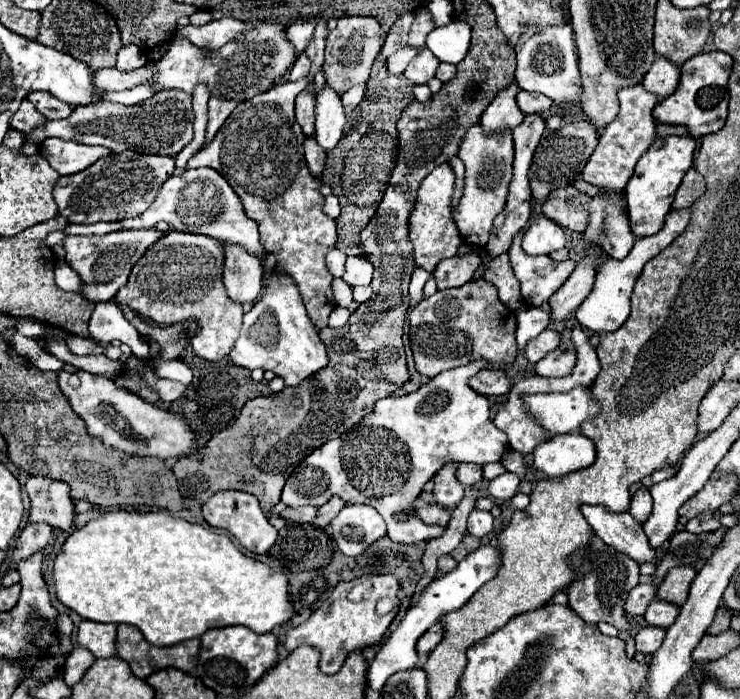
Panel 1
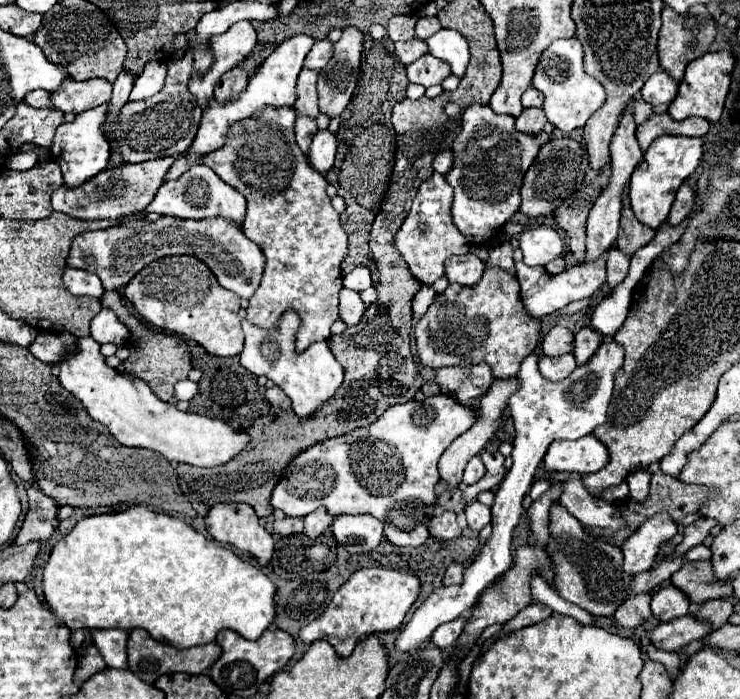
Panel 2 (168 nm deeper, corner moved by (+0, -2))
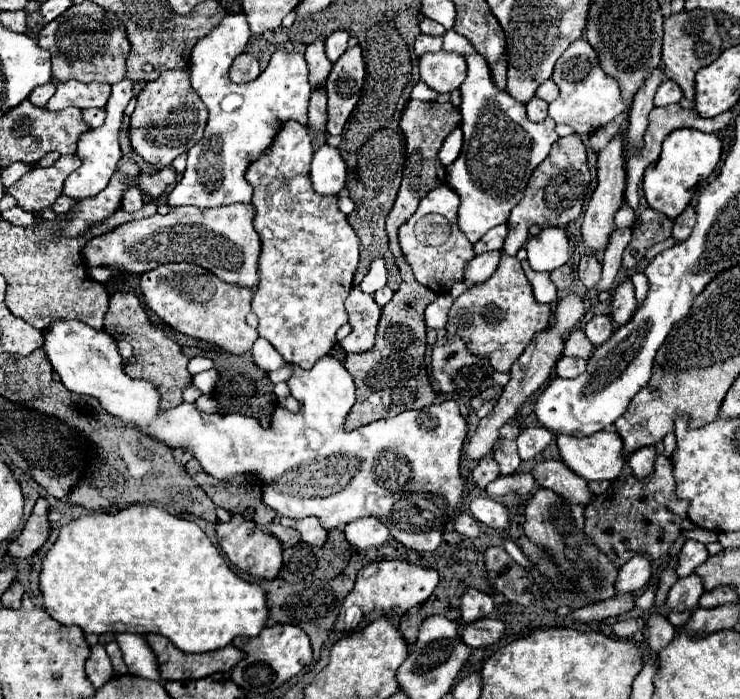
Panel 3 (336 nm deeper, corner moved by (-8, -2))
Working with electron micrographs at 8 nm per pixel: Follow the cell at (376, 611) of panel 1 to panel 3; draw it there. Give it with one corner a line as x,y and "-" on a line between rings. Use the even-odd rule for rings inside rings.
379,561
369,563
357,573
357,581
353,591
343,601
337,623
336,632
352,631
371,611
387,611
395,617
405,615
413,607
421,607
437,587
439,575
433,569
423,569
405,561
-
362,618
362,619
361,619

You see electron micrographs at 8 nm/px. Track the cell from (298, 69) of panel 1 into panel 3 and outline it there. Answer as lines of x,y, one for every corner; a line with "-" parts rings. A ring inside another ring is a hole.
335,31
333,35
329,35
325,39
325,53
327,53
327,59
331,63
335,63
345,53
347,41
349,41
349,33
347,31

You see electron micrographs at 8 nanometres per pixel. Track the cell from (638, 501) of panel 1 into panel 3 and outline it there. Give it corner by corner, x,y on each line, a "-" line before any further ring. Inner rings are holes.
643,447
641,451
635,451
633,455
629,455
627,463
631,467
633,477
647,479
655,467
655,455
657,455
655,447

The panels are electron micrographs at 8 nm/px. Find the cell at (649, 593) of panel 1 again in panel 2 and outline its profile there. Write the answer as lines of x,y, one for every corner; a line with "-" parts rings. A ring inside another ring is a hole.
649,593
635,595
635,597
627,599
623,605
617,607
613,619
615,619
621,627
625,627
625,629
635,629
635,627
647,623
647,619
651,617
649,601
651,601
651,595
649,595

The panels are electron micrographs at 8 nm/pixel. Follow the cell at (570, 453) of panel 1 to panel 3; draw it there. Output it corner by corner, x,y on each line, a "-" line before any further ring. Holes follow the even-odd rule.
611,429
591,437
561,435
557,447
561,461
587,481
617,479
625,467
623,441

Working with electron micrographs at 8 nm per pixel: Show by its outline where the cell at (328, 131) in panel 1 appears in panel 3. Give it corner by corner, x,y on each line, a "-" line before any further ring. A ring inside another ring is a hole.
323,143
311,161
311,183
321,195
337,195
345,185
345,161
337,147

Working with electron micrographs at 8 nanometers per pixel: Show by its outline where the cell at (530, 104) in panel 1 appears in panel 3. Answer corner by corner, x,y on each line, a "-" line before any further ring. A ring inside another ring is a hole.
547,79
543,85
539,85
539,89
537,89
537,93
535,93
539,99
543,99
543,101
547,101
547,103
551,103
551,101
555,101
557,99
557,95
559,95
559,89
557,89
557,85
551,81
551,79

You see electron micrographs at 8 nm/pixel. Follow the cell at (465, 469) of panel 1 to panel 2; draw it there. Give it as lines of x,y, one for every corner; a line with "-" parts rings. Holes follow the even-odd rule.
477,455
477,457
473,457
473,459
467,463
467,467
465,467
465,475
463,475
463,481
465,481
467,485
473,485
473,483
477,483
483,475
485,475
485,465
483,465
481,457

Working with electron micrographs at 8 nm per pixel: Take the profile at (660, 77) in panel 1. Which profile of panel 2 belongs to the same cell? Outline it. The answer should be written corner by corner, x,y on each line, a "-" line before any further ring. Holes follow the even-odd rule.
657,71
647,79
647,83
641,89
641,95
649,105
661,109
675,99
677,83
665,71

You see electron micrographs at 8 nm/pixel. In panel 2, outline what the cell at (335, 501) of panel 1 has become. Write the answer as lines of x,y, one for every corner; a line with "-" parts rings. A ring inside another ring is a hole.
321,507
321,509
305,515
305,517
303,517
303,523
305,523
303,533
305,533
309,539
317,539
317,537
333,523
333,517

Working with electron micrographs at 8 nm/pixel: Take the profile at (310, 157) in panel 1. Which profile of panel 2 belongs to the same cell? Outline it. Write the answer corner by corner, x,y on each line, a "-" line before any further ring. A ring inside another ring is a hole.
297,115
297,119
295,119
295,139
297,139
297,145
305,153
309,151
309,145
311,145
311,139
313,139
315,133
317,133
317,121
309,119
307,115

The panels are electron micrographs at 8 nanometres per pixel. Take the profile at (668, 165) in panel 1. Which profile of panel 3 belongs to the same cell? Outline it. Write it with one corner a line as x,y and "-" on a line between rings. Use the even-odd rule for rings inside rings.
677,129
667,135
663,141
663,151
655,163
645,169
643,175
643,195
651,209
665,213
669,219
675,219
689,205
695,189
709,179
713,169
721,159
721,141
717,135
701,133
697,129

